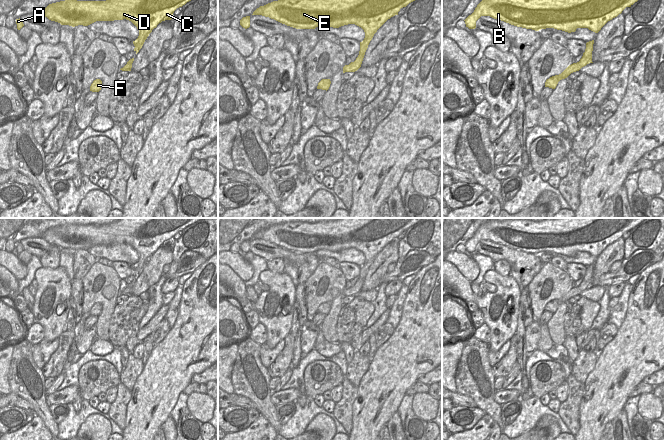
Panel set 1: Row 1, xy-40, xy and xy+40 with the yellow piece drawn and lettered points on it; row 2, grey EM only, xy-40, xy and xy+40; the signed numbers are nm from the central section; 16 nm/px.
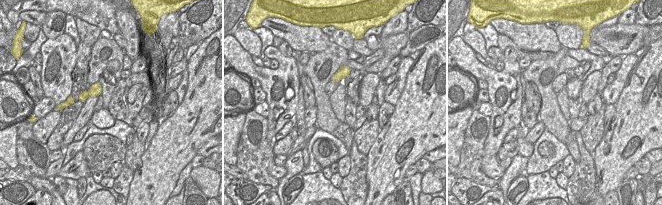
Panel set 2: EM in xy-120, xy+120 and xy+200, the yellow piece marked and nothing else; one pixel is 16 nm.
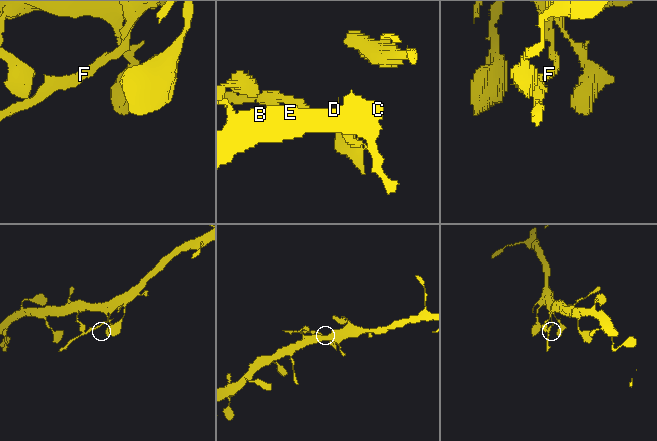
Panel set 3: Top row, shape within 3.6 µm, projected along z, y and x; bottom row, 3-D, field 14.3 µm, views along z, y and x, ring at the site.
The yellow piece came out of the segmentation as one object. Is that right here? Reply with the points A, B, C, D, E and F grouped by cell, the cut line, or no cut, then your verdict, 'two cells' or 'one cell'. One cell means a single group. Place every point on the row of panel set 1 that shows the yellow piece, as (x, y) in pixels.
A B C D E / F; cut in xy+40 along (583, 54), (591, 60); two cells

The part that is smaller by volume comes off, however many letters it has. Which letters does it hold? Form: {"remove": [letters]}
{"remove": ["F"]}

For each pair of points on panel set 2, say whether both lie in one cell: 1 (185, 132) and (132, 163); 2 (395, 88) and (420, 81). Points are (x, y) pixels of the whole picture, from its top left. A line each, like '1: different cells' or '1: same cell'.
1: different cells
2: different cells

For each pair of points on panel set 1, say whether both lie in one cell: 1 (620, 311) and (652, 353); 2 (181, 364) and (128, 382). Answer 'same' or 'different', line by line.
1: different
2: different

